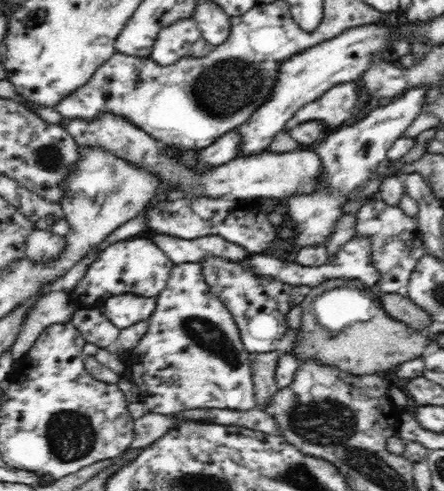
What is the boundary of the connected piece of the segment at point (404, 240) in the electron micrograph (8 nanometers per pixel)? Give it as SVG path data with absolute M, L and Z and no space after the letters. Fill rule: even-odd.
M364 200L365 204L356 215L356 233L358 237L372 239L372 263L380 271L380 280L374 288L382 293L407 294L407 284L418 259L427 254L417 219L406 215L399 206L385 204L380 200Z

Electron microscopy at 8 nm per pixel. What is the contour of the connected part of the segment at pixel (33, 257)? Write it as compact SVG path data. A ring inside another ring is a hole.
M35 228L25 242L26 259L36 263L53 261L63 249L65 242L62 235Z

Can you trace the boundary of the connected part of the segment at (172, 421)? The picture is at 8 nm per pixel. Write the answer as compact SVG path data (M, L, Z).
M147 413L134 422L134 440L128 451L144 449L146 446L160 440L170 428L176 428L178 424L188 422L184 418L172 418L162 414Z

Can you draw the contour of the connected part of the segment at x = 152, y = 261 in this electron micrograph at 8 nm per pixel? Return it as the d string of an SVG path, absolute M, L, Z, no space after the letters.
M148 233L113 242L103 248L89 264L84 276L77 282L74 295L82 294L90 306L101 306L112 295L136 295L157 297L164 290L173 262L168 255L150 239Z

